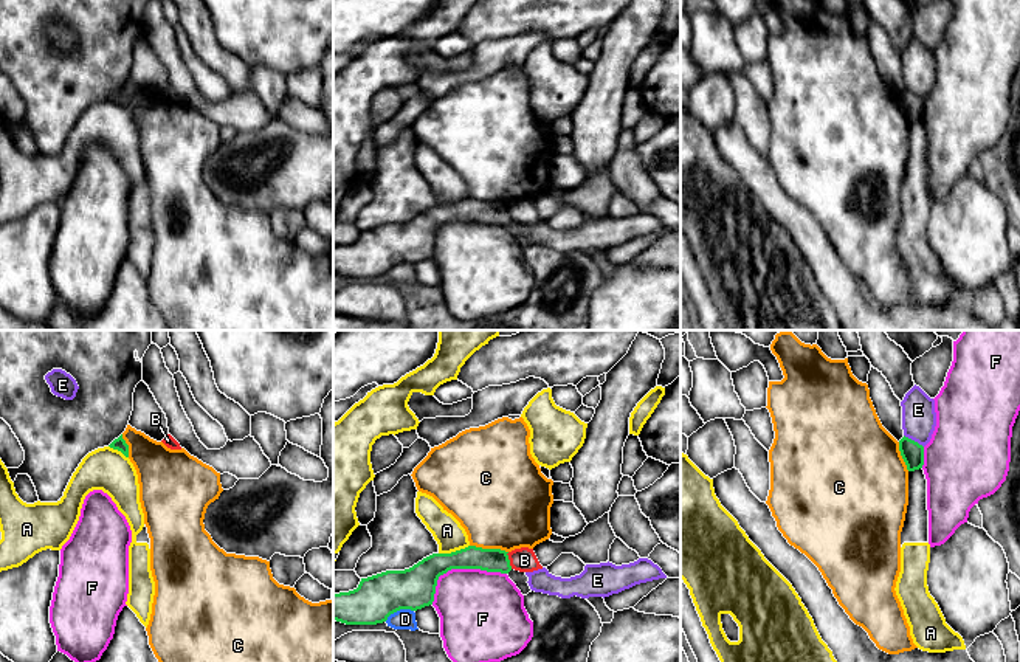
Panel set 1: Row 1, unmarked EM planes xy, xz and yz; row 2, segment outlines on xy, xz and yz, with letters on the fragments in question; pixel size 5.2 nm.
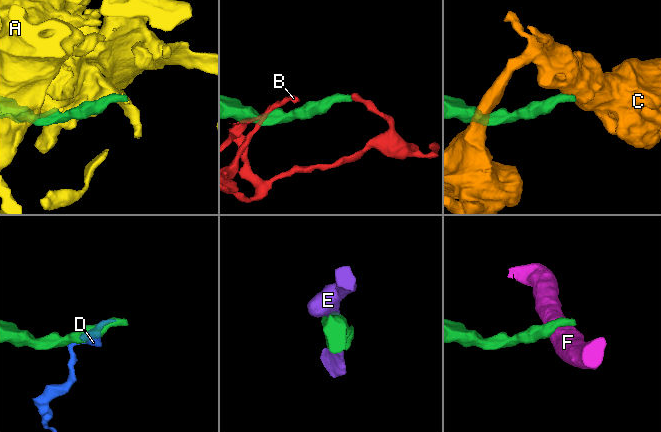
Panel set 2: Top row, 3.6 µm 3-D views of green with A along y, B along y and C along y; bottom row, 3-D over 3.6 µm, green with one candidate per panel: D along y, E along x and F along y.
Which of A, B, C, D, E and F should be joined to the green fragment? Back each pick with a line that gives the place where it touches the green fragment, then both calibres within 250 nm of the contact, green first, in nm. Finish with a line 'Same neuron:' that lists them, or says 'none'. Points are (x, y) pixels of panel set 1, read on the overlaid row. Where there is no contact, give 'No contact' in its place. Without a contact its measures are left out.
Same neuron: none

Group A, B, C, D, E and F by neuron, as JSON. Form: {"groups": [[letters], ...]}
{"groups": [["A"], ["B"], ["C"], ["D"], ["E"], ["F"]]}

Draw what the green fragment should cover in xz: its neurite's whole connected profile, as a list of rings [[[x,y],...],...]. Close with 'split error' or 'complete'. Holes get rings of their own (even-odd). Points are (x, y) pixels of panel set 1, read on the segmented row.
[[[468,546],[451,553],[432,553],[405,571],[386,571],[361,578],[357,589],[333,594],[333,620],[346,625],[377,625],[400,609],[432,605],[437,580],[451,569],[508,574],[508,552]]] | complete

